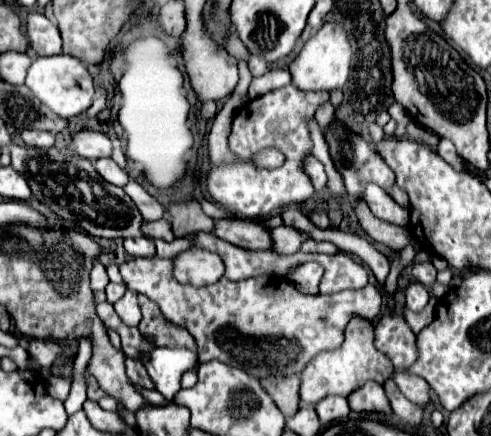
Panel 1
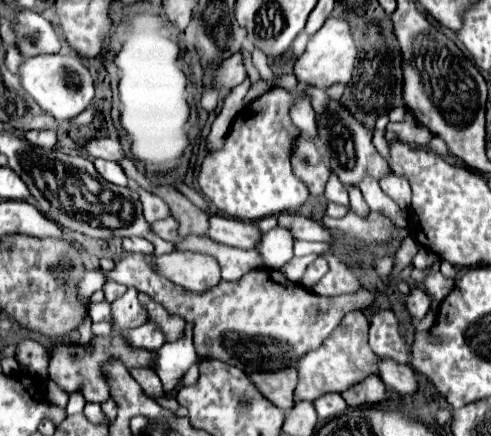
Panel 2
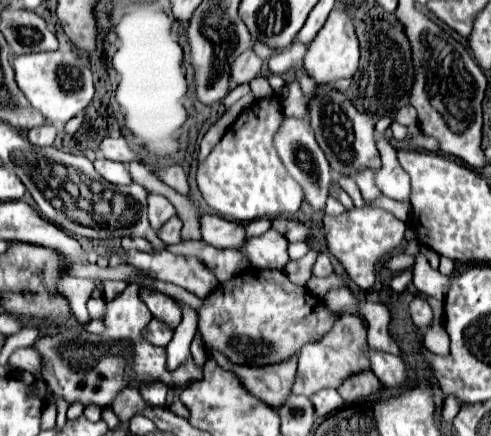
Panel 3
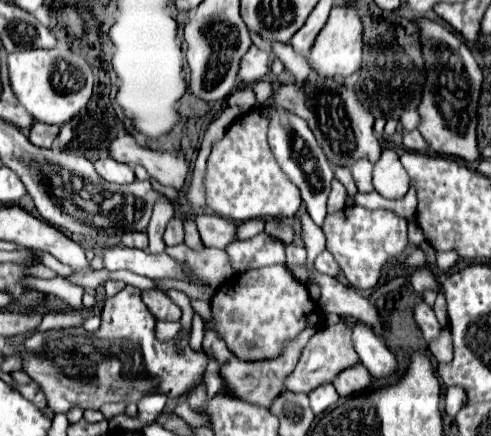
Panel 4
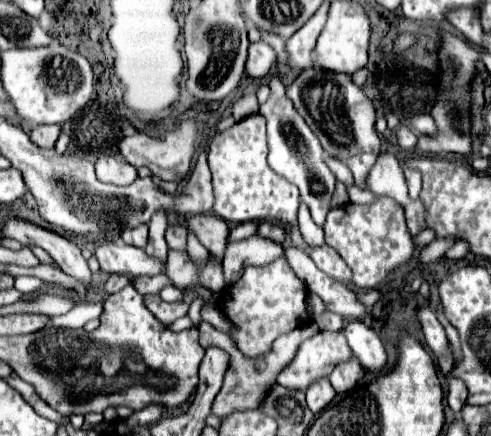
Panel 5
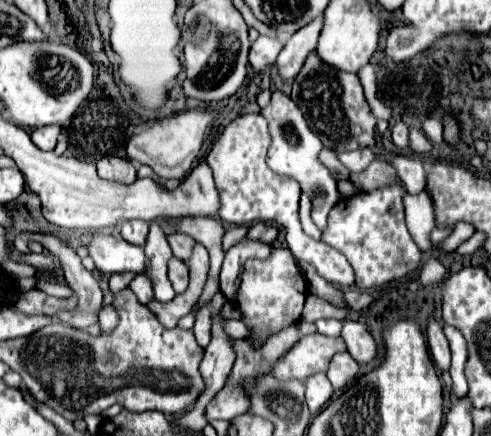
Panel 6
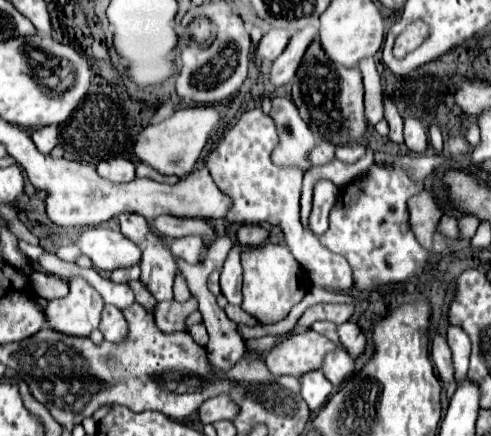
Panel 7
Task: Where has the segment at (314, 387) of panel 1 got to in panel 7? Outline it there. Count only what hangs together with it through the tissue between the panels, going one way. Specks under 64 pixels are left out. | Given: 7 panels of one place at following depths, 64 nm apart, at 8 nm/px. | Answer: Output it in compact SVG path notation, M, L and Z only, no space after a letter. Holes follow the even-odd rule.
M306 330L298 334L286 334L278 344L266 352L266 366L274 376L296 376L304 372L318 370L324 358L324 352L330 352L338 344L330 342L326 336Z

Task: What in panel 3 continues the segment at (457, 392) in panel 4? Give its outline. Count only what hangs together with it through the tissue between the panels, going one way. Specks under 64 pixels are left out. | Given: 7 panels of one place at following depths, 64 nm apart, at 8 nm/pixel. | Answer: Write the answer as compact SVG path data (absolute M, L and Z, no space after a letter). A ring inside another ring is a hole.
M446 396L444 408L442 408L442 418L444 418L444 420L452 420L452 418L458 414L460 406L462 406L462 402L460 402L456 396Z

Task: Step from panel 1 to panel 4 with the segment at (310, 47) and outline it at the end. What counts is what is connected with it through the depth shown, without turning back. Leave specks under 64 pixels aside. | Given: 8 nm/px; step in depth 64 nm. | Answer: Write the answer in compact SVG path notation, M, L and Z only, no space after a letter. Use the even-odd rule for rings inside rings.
M332 6L326 26L320 30L312 46L310 60L308 60L310 66L316 72L320 72L320 76L344 76L346 78L358 72L362 66L362 48L364 48L362 34L364 34L364 26L354 6Z

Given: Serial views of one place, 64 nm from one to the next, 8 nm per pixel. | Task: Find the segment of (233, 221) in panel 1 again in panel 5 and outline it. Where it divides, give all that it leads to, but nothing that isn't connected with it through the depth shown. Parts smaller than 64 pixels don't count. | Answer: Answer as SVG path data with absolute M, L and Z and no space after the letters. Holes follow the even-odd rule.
M212 214L192 216L188 218L186 228L196 234L196 238L202 242L202 246L210 252L212 258L222 262L224 248L226 248L226 236L228 236L228 224L224 220Z

